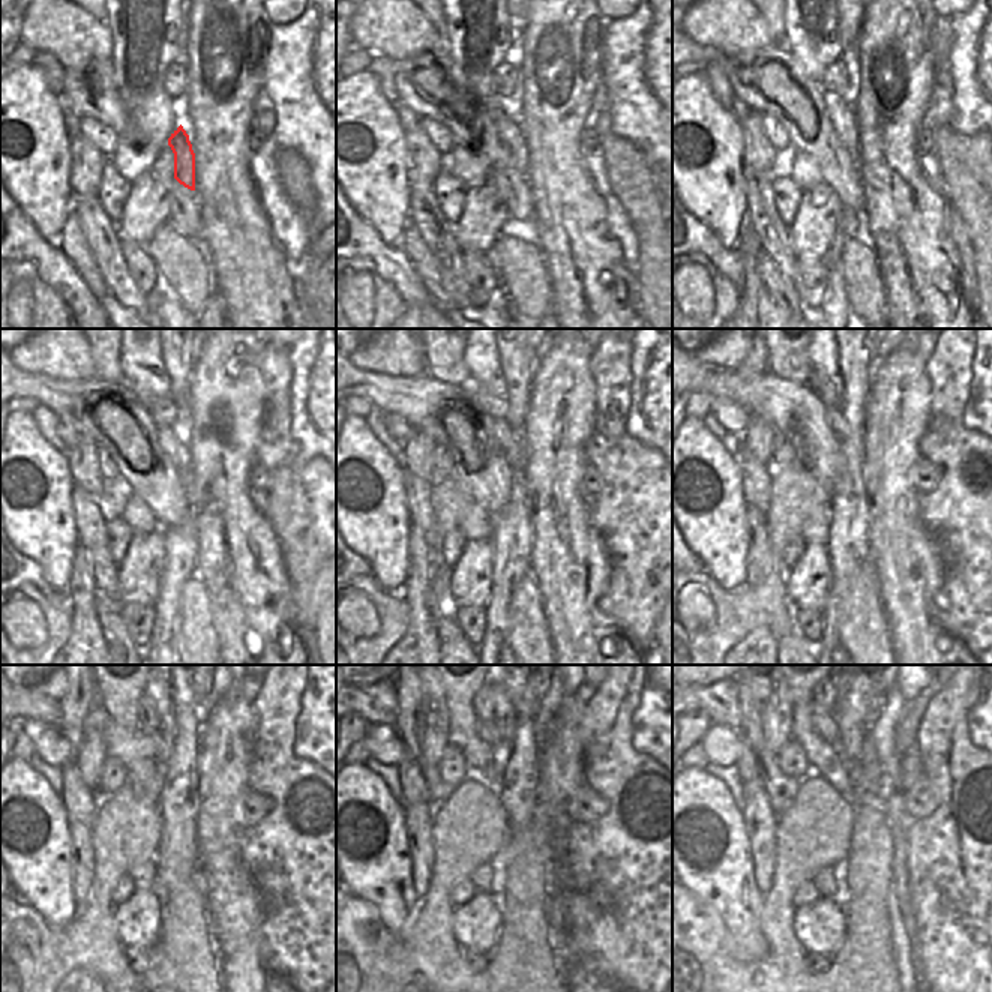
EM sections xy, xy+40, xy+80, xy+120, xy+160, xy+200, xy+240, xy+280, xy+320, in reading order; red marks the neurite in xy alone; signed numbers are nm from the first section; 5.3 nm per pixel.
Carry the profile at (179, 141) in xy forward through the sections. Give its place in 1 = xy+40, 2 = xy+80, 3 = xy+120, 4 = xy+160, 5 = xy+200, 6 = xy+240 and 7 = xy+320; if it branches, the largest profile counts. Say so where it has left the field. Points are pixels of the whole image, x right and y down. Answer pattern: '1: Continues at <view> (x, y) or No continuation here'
1: Continues at xy+40 (511, 135)
2: Continues at xy+80 (842, 116)
3: Continues at xy+120 (177, 452)
4: Continues at xy+160 (511, 443)
5: Continues at xy+200 (836, 420)
6: Continues at xy+240 (162, 754)
7: Continues at xy+320 (823, 722).

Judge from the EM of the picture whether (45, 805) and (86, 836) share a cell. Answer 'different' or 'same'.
different

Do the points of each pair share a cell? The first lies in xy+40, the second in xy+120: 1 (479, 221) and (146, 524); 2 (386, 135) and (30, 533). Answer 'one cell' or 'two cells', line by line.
1: two cells
2: one cell

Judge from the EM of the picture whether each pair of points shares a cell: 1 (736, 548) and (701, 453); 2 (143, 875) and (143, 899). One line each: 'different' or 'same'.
1: same
2: different

